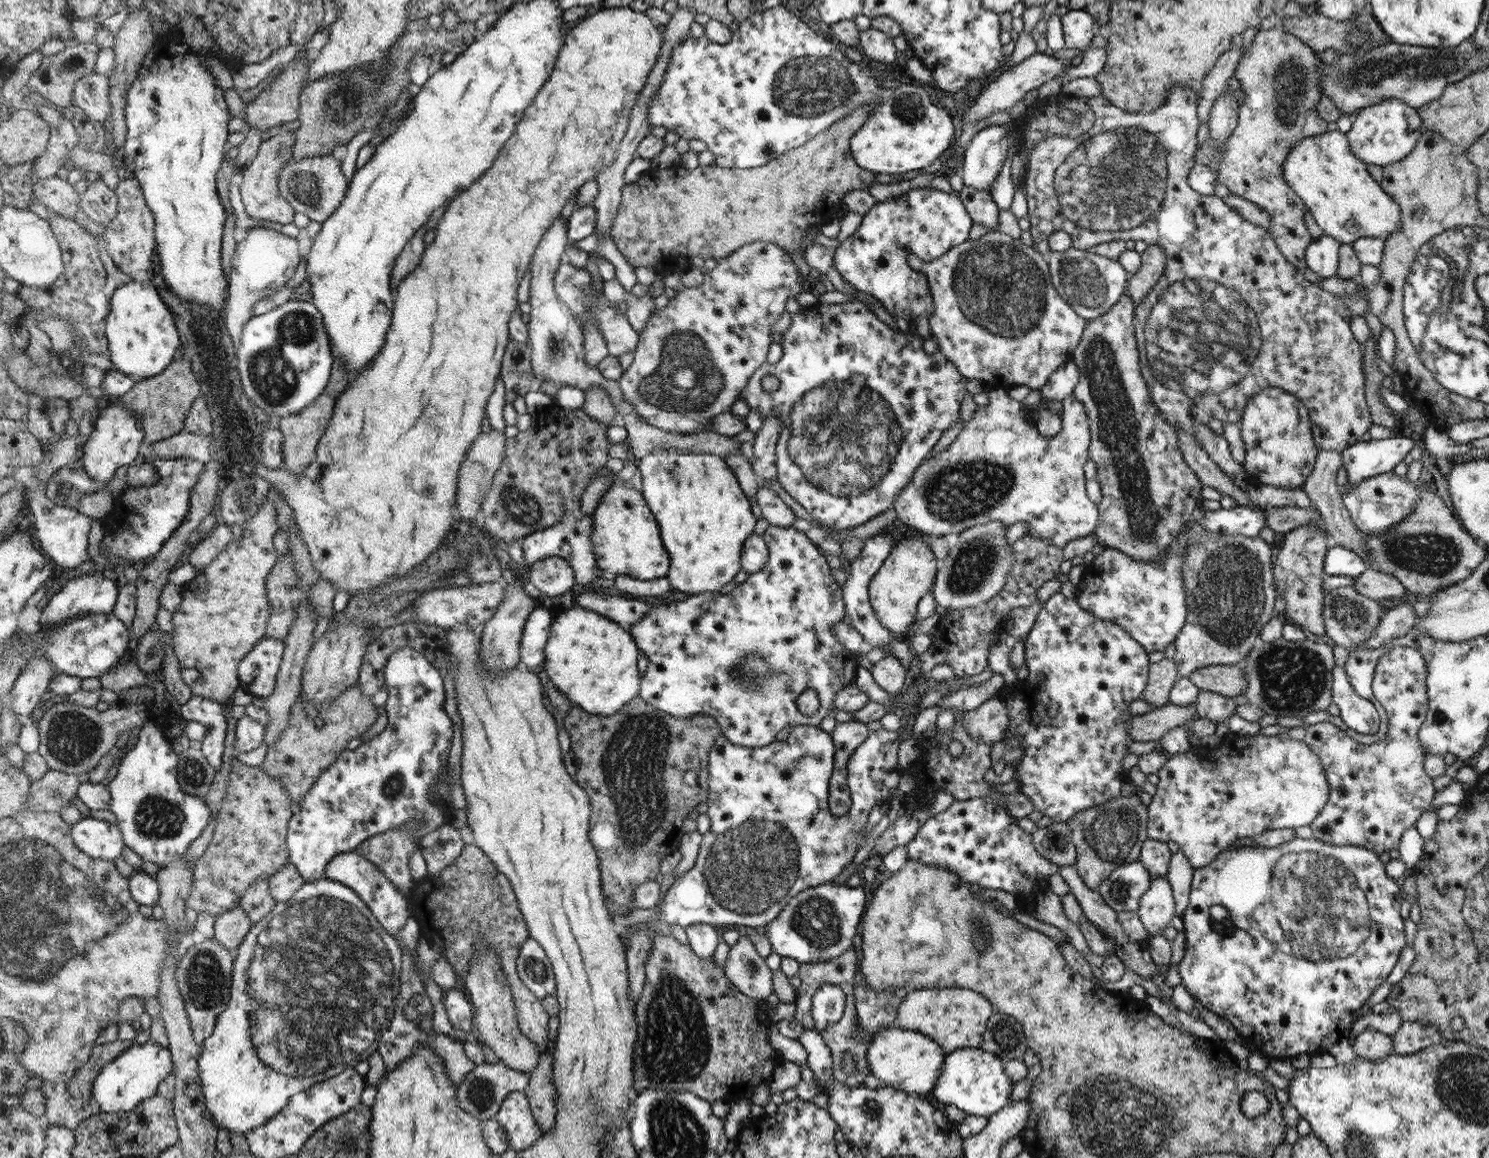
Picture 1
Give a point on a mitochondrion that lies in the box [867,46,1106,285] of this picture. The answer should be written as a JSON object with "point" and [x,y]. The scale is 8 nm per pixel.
{"point":[908,109]}

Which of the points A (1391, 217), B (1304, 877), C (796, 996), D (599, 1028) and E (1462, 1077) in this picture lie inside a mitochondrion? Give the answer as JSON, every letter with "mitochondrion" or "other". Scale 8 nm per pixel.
{"A":"other","B":"mitochondrion","C":"other","D":"other","E":"mitochondrion"}

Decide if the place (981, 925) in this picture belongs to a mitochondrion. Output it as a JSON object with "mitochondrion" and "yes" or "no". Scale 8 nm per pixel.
{"mitochondrion":"yes"}

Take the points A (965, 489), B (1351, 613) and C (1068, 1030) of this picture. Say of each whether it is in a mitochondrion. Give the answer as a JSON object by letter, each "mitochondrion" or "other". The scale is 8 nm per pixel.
{"A":"mitochondrion","B":"mitochondrion","C":"other"}

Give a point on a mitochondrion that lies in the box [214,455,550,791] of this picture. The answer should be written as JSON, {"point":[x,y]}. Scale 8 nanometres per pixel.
{"point":[522,508]}

